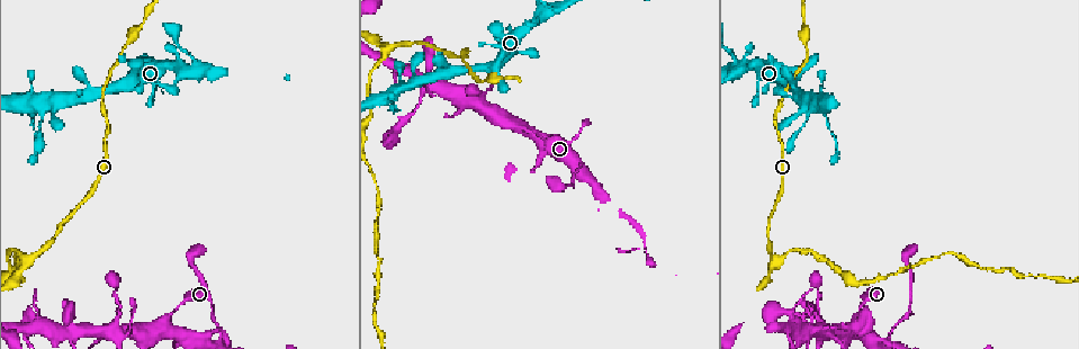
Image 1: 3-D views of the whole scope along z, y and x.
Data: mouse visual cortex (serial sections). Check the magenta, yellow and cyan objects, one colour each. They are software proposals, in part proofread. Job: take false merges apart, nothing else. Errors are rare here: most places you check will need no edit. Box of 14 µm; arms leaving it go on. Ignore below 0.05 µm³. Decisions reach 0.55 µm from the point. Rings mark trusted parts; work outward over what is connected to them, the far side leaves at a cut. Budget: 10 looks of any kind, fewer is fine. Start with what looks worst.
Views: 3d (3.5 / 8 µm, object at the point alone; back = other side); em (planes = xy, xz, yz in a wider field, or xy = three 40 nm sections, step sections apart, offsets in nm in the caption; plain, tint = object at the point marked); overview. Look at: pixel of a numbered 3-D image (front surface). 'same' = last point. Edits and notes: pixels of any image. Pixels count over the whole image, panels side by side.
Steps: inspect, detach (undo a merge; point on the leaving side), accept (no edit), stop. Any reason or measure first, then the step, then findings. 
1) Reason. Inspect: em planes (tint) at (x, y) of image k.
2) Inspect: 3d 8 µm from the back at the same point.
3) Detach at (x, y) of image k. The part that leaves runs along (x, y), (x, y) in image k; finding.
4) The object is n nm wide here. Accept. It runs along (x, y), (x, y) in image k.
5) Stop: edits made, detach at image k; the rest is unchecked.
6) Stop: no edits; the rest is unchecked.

Three arms meet. Inspect: 3d 3.5 µm at (28, 262) of image 1.

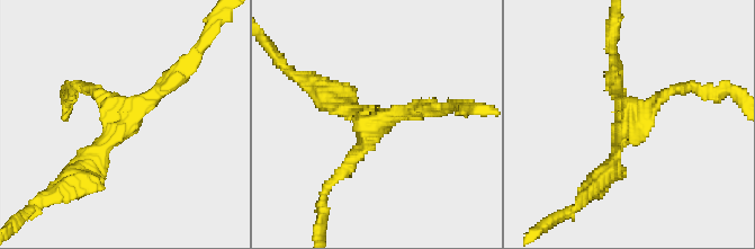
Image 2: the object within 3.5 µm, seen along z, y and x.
Accept. It runs along (440, 109), (380, 122), (340, 174) in image 2; all the same cell.

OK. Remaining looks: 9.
Looks like a crossing. Inspect: 3d 3.5 µm at (824, 322) of image 1.

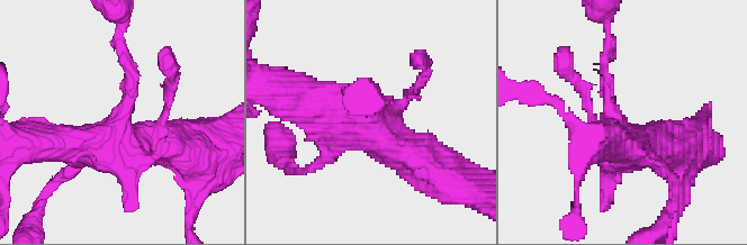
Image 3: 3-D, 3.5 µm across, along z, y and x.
Inspect: em xy step 2 (tint) at (116, 126) of image 3.

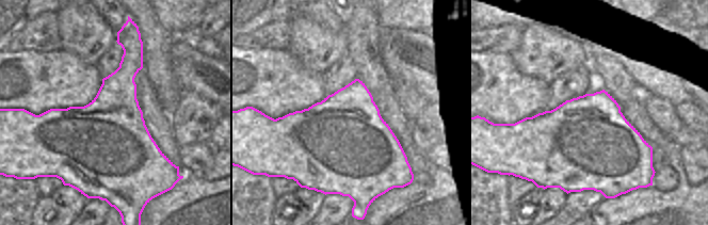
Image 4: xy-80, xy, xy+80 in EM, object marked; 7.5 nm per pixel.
Accept. It runs along (430, 169), (358, 114), (298, 97) in image 3; one cell here.

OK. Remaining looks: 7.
Abrupt turn. Inspect: 3d 3.5 µm at (68, 327) of image 1.

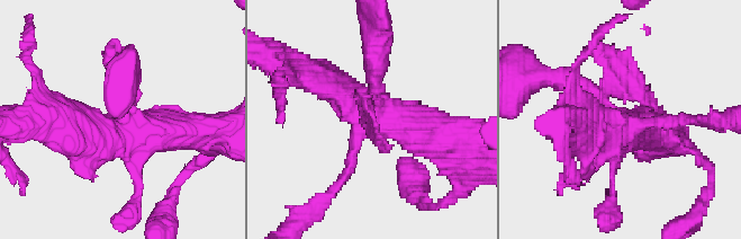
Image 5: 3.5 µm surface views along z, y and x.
Shape alone is not enough. Inspect: em xy step 1 (tint) at (127, 126) of image 5.

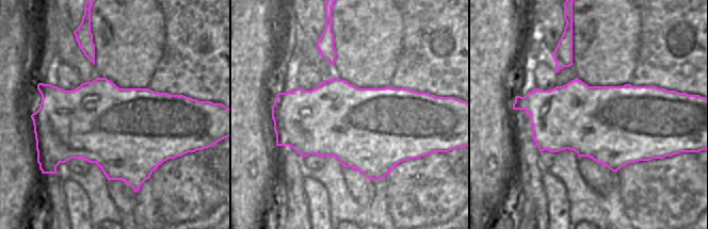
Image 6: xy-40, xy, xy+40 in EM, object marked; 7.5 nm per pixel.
Accept. It runs along (449, 140), (366, 117), (314, 77) in image 5; continuous, no second cell.

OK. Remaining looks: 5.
Small branch off a trunk. Inspect: 3d 8 µm from the back at (811, 104) of image 1.

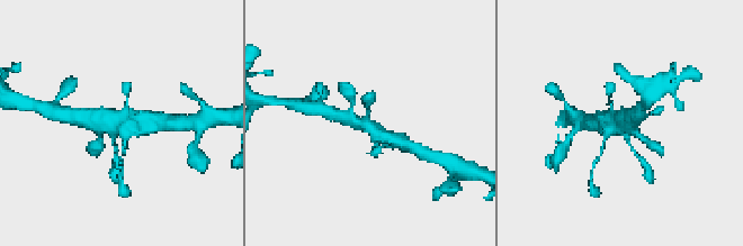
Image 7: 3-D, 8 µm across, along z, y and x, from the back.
Need the tissue. Inspect: em xy step 1 (tint) at (622, 122) of image 7.

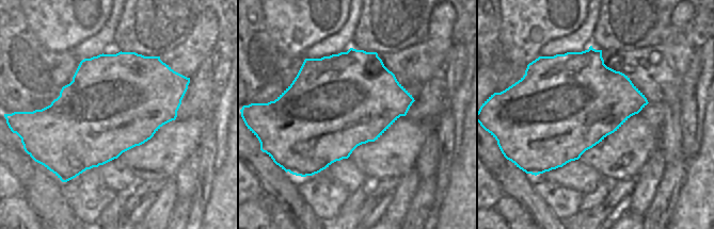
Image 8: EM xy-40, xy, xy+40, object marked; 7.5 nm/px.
The object is 700 nm wide here. Accept. It runs along (333, 114), (391, 136) in image 7; one cell here.

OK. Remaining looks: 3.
Stop: no edits; the rest is unchecked.

